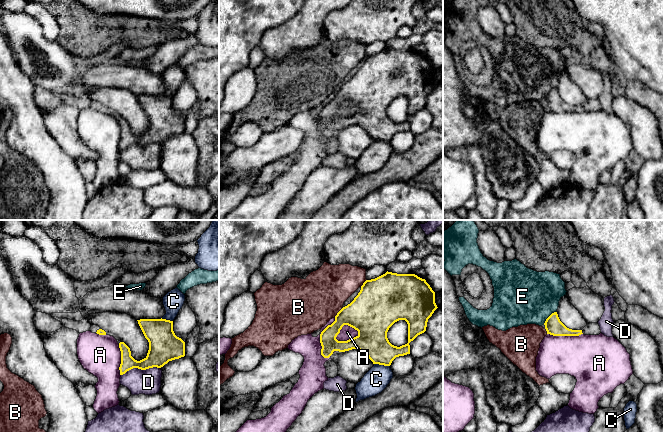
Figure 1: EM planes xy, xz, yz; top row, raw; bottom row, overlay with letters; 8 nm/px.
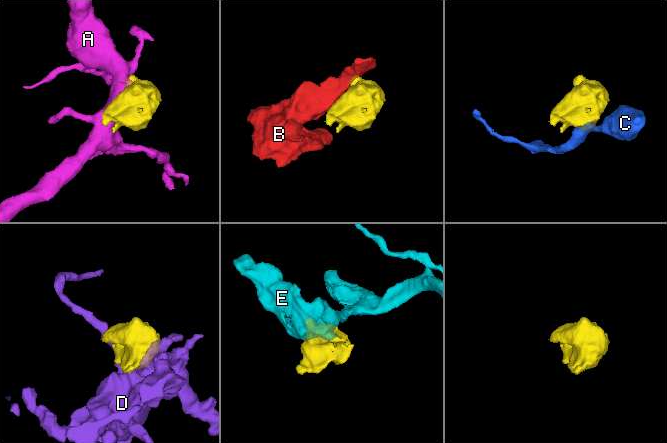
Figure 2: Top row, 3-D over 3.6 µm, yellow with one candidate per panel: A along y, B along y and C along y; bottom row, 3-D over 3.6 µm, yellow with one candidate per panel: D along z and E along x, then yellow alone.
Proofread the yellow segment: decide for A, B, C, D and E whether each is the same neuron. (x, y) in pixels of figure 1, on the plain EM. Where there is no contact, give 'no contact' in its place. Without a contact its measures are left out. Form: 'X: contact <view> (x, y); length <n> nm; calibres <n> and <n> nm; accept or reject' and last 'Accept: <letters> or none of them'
A: contact xz (347, 116); length 200 nm; calibres 280 and 110 nm; reject
B: contact xz (338, 88); length 100 nm; calibres 340 and 420 nm; reject
C: contact xz (382, 140); length 130 nm; calibres 240 and 190 nm; reject
D: contact xy (140, 144); length 320 nm; calibres 240 and 200 nm; reject
E: contact yz (548, 93); length 160 nm; calibres 140 and 440 nm; reject
Accept: none of them

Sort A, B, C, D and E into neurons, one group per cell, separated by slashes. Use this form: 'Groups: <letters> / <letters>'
Groups: A / B / C / D / E

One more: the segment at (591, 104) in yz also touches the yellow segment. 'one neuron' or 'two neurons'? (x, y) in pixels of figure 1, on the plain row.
one neuron

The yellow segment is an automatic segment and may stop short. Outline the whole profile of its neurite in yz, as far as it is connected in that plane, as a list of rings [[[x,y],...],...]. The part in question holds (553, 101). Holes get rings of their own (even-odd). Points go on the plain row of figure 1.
[[[557,88],[552,89],[544,101],[547,110],[553,112],[599,111],[601,109],[598,99],[588,99],[582,106],[569,105],[560,97]]]

